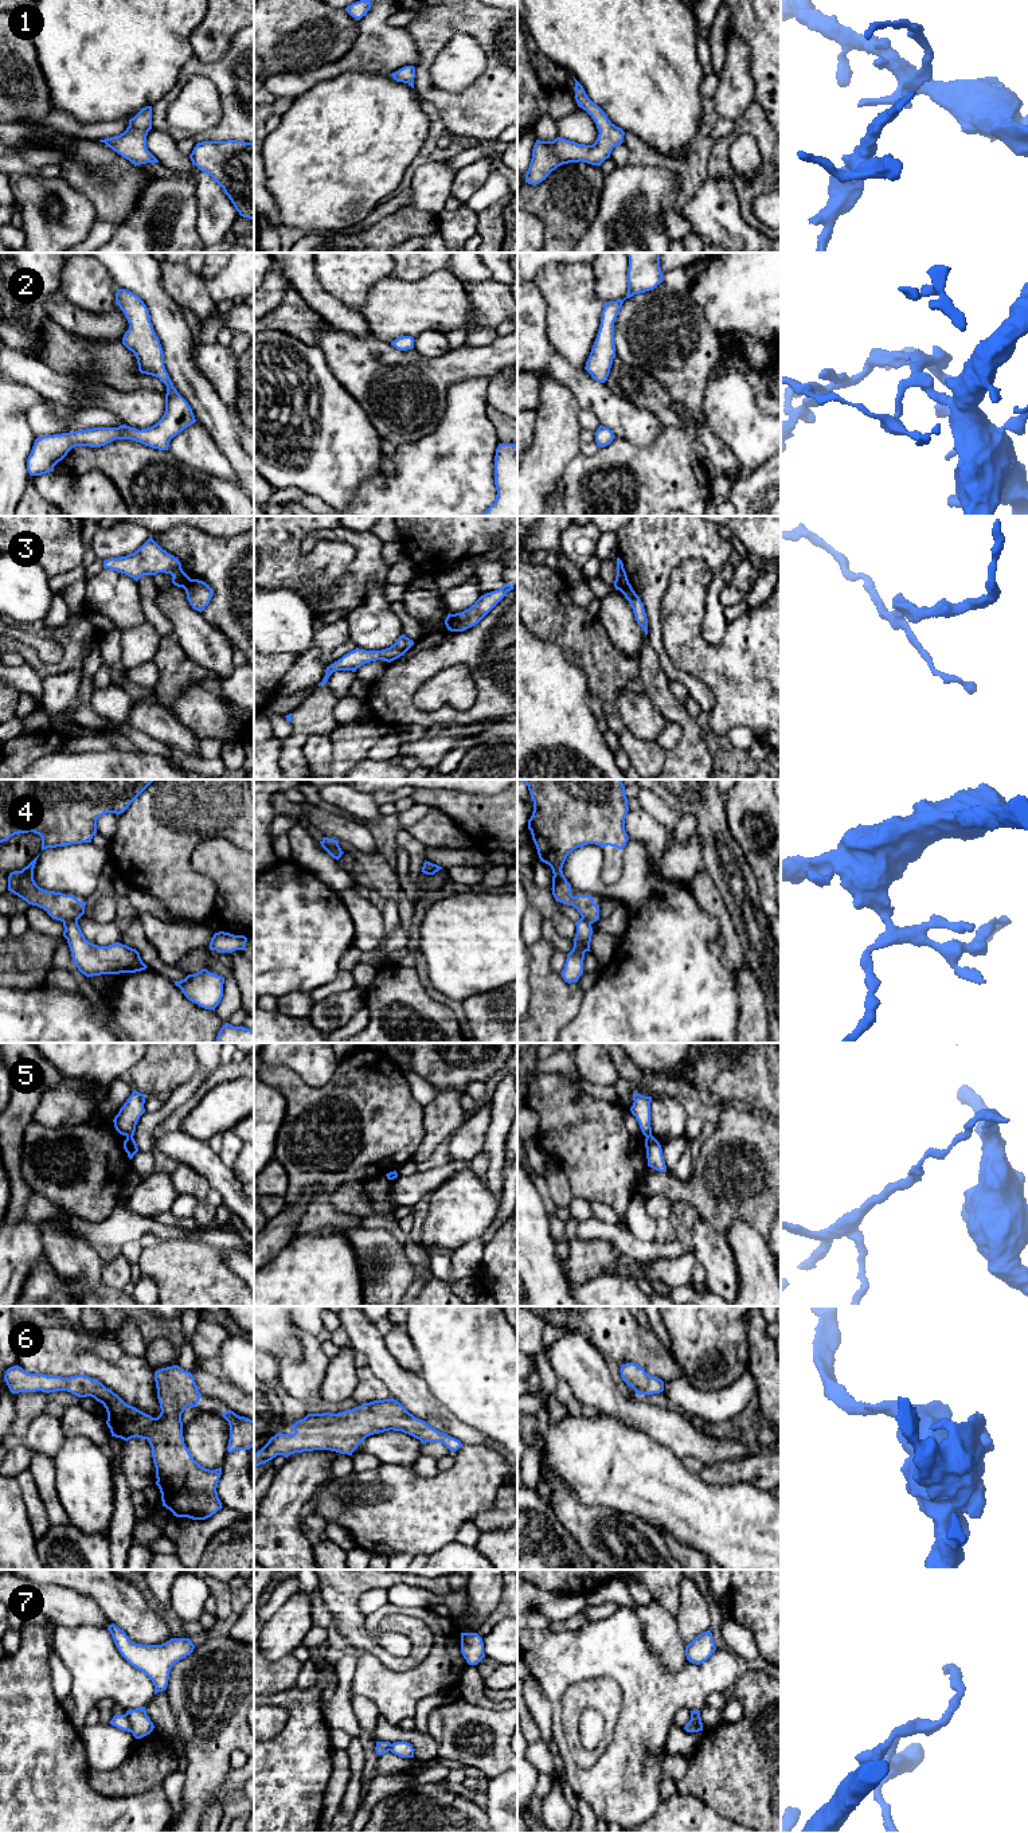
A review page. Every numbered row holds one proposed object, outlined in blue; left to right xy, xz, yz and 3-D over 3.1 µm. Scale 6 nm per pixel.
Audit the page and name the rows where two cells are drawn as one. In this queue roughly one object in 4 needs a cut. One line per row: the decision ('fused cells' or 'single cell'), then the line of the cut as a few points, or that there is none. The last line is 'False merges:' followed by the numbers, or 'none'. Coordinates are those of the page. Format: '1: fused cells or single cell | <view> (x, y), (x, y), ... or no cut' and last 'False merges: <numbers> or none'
1: single cell | no cut
2: single cell | no cut
3: fused cells | yz (628, 582), (618, 589)
4: fused cells | xz (320, 841), (339, 848)
5: fused cells | xy (126, 1136), (132, 1137)
6: single cell | no cut
7: fused cells | xy (125, 1714), (131, 1731)
False merges: 3, 4, 5, 7

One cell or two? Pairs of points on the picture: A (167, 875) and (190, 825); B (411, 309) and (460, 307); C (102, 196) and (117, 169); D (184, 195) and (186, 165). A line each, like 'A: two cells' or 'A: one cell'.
A: one cell
B: one cell
C: one cell
D: two cells

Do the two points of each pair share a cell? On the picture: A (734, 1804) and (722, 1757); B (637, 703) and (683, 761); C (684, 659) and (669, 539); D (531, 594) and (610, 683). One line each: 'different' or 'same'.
A: same
B: different
C: different
D: same

